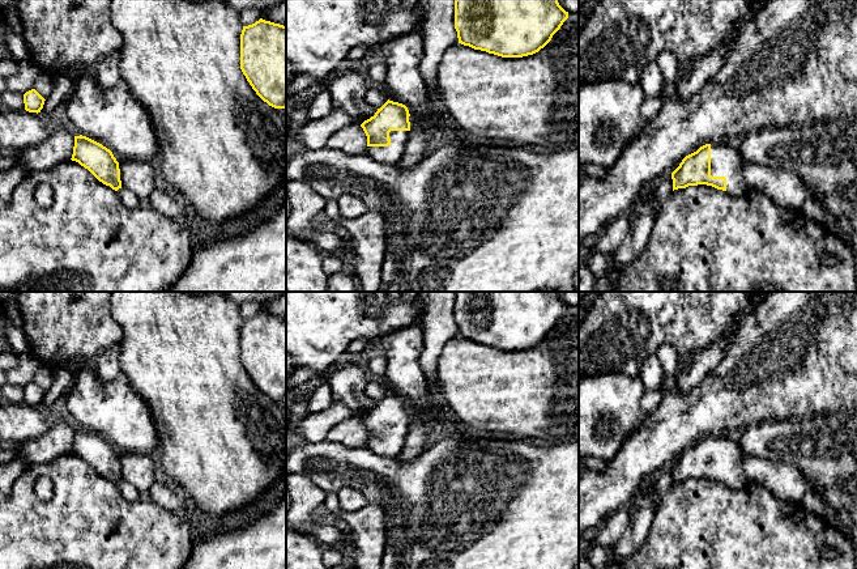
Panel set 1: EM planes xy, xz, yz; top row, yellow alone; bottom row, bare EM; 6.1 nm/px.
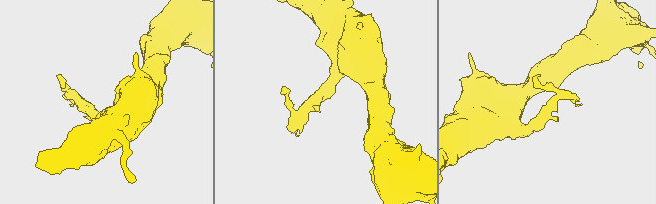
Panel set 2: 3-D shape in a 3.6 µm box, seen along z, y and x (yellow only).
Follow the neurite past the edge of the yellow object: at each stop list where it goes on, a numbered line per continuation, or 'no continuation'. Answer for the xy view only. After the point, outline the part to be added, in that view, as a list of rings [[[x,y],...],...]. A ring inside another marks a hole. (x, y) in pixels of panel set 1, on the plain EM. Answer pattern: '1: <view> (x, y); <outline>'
no continuation

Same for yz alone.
1: yz (727, 454); [[[725,436],[711,437],[711,468],[726,471],[726,485],[741,489],[747,484],[742,467],[743,451],[739,442]]]

